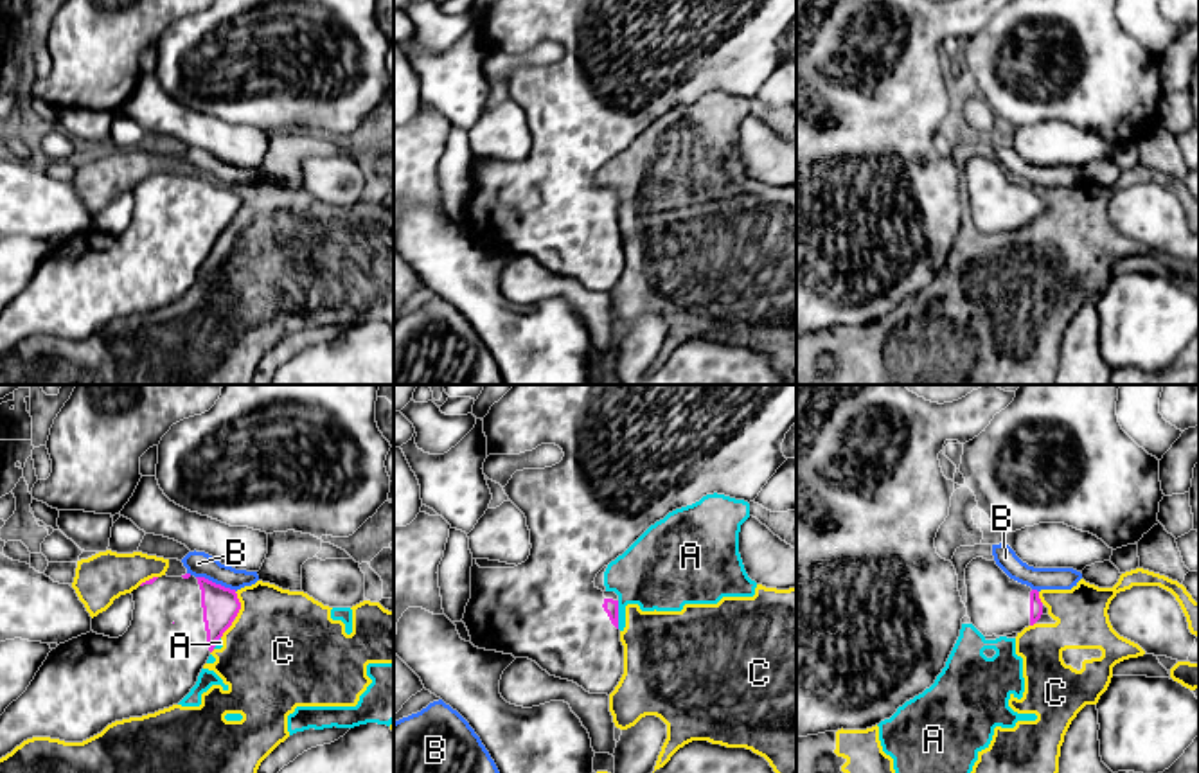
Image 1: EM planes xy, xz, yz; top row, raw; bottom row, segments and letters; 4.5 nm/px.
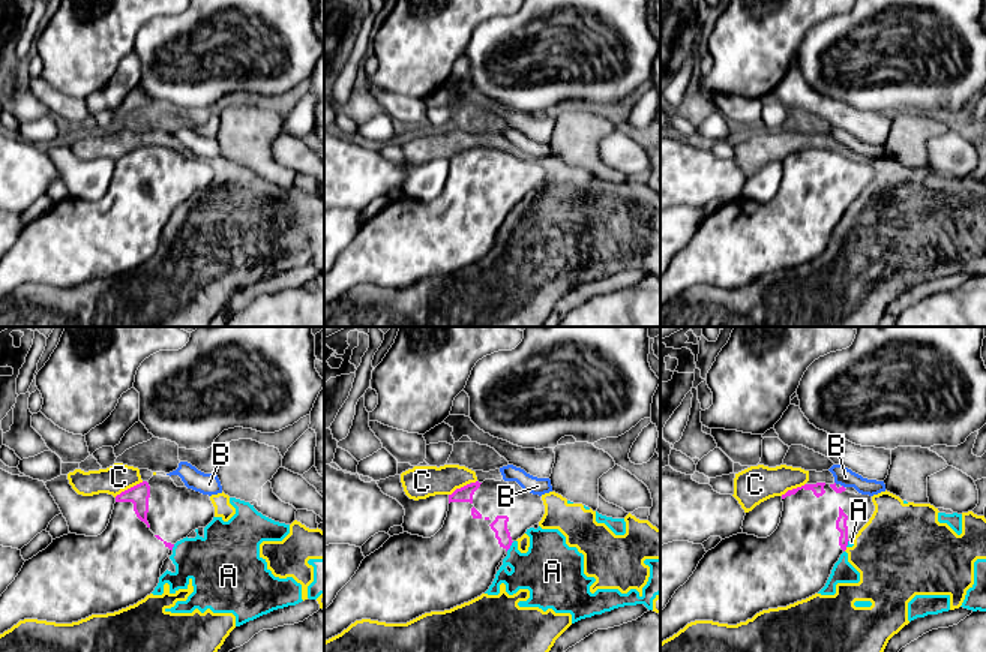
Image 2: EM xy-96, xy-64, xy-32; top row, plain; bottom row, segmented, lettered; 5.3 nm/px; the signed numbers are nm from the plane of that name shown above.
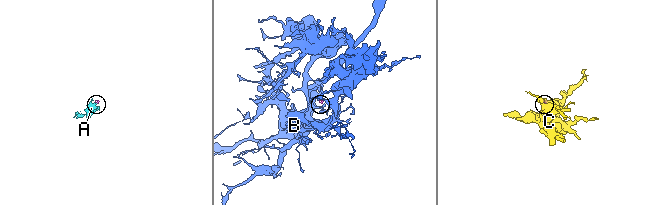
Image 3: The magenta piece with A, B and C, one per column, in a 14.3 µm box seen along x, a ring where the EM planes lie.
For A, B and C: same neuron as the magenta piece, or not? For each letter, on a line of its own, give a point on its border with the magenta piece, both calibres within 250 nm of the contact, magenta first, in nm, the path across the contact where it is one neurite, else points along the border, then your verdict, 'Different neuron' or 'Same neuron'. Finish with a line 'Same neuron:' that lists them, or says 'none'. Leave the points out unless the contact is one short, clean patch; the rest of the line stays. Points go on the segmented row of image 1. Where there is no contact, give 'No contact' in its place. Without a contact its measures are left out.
A: Touches magenta at xz (617, 615). Thickness 70 nm (magenta) against 320 nm. Boundary: xz (617, 601), (619, 628). Different neuron
B: Touches magenta at xy (214, 583). Thickness 160 nm (magenta) against 110 nm. Boundary: xy (196, 576), (236, 590). Different neuron
C: Touches magenta at xy (239, 604). Thickness 160 nm (magenta) against 460 nm. Different neuron
Same neuron: none

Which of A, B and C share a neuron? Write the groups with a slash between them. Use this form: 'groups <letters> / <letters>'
groups A C / B

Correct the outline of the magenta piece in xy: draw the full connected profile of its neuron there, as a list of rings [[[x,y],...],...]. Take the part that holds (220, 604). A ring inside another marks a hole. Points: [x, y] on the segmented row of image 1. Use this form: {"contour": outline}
{"contour": [[[191,573],[153,577],[131,595],[133,620],[122,636],[90,631],[49,653],[27,690],[0,715],[0,759],[32,737],[83,742],[115,721],[178,705],[241,609],[235,590]]]}

